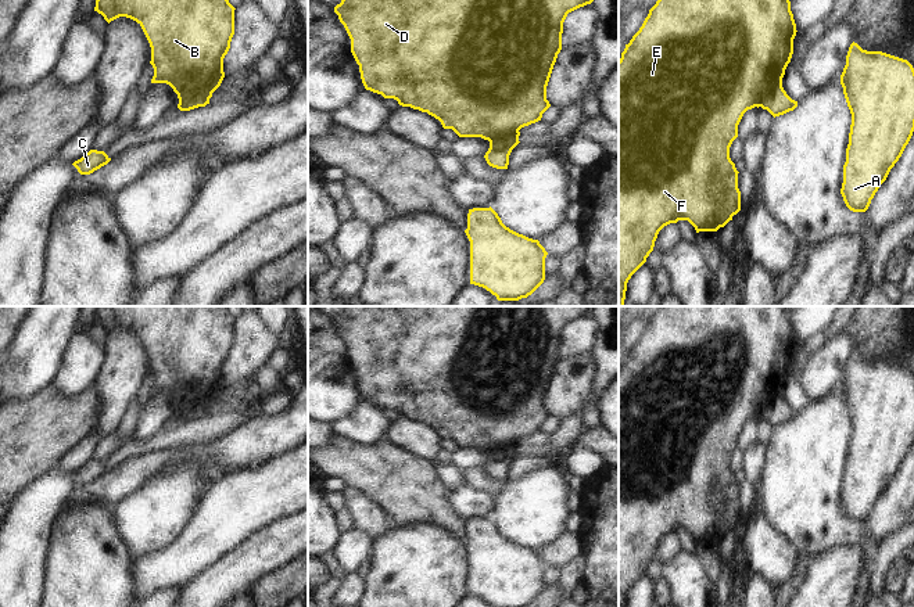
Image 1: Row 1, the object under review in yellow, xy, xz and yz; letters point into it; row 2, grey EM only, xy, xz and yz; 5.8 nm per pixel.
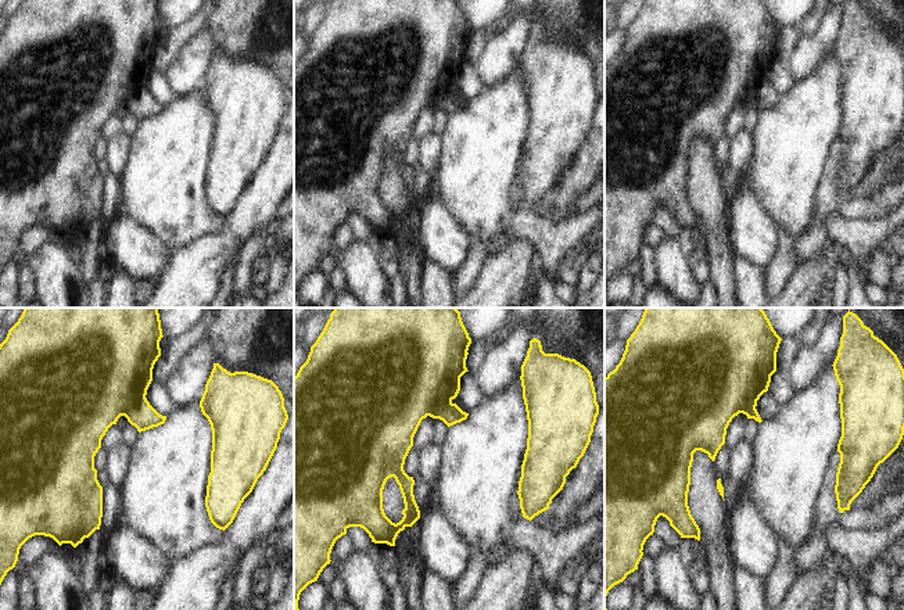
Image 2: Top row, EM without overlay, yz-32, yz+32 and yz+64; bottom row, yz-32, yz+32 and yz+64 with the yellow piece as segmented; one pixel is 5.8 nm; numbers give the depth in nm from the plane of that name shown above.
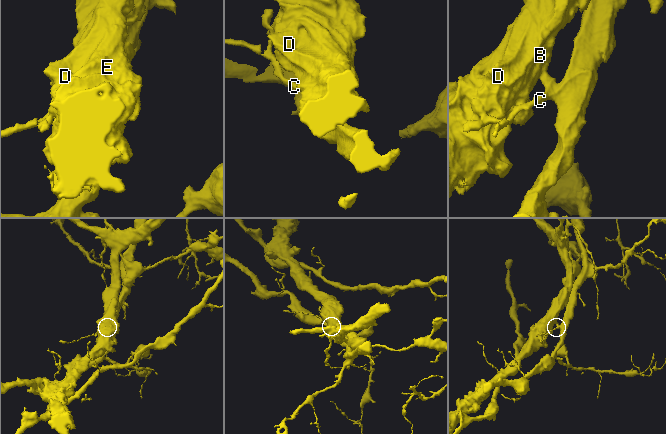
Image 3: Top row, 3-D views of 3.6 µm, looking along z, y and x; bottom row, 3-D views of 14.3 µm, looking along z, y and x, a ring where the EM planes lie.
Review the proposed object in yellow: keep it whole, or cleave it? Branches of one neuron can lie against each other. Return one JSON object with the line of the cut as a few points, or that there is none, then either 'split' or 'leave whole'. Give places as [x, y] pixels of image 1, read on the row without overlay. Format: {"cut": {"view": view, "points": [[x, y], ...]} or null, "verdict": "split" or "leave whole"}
{"cut": {"view": "xy", "points": [[208, 409], [179, 410]]}, "verdict": "split"}

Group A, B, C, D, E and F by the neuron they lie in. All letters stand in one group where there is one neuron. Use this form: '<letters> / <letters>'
A C / B D E F

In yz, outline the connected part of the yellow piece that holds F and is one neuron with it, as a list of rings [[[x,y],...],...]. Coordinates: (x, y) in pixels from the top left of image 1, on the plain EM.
[[[660,306],[656,315],[649,320],[639,341],[632,346],[628,355],[626,355],[621,369],[619,370],[619,607],[626,607],[627,593],[631,586],[646,572],[646,568],[653,561],[655,552],[659,542],[678,531],[688,531],[699,542],[717,542],[724,538],[732,527],[741,521],[741,502],[738,499],[738,481],[735,474],[730,468],[730,457],[738,448],[738,435],[748,420],[761,417],[763,410],[770,406],[775,398],[782,396],[782,388],[785,380],[791,373],[793,364],[793,349],[796,346],[796,334],[791,322],[791,312],[788,306]]]

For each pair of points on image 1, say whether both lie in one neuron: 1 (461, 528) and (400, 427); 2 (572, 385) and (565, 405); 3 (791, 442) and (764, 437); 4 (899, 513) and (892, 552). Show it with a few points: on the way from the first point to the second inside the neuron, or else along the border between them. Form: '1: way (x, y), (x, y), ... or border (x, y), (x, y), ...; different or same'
1: border (387, 438), (432, 460); different
2: way (570, 390), (565, 401); same
3: border (774, 428), (767, 444); different
4: border (899, 530), (868, 549); different

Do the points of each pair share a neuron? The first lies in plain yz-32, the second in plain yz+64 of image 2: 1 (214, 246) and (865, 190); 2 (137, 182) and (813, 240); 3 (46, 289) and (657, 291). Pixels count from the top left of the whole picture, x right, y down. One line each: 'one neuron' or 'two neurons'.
1: two neurons
2: two neurons
3: two neurons

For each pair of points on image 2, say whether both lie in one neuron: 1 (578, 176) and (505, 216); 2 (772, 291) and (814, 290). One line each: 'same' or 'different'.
1: different
2: different

